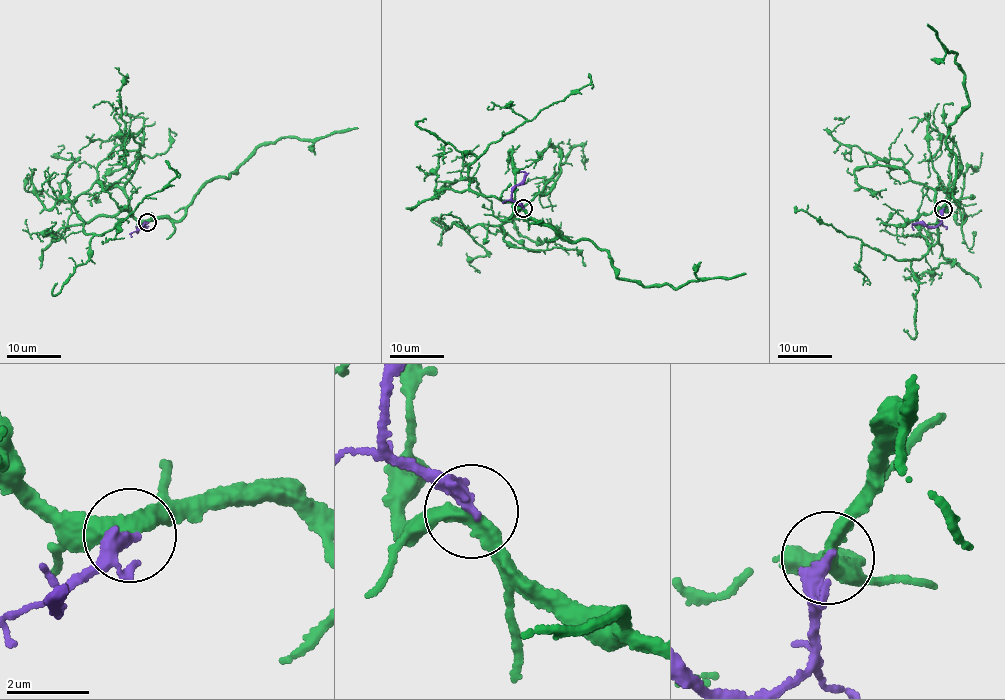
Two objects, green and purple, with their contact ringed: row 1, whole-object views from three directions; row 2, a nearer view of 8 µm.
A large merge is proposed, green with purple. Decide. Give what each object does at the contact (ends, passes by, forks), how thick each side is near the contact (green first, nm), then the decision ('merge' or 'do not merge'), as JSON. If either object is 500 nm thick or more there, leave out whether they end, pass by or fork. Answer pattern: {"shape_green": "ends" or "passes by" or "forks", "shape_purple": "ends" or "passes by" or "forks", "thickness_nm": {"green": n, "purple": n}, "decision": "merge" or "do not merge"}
{"shape_green": "passes by", "shape_purple": "ends", "thickness_nm": {"green": 360, "purple": 400}, "decision": "do not merge"}

